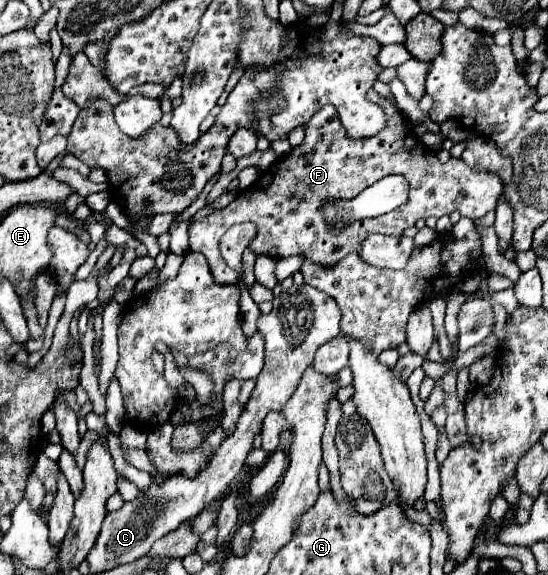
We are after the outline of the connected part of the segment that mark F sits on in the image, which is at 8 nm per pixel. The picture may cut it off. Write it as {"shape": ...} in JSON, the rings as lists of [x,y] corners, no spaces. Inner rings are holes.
{"shape":[[[373,90],[373,102],[377,102],[387,116],[387,124],[379,134],[359,140],[349,138],[335,106],[325,104],[305,124],[305,142],[299,148],[293,148],[285,160],[279,158],[279,162],[263,172],[253,188],[241,192],[227,208],[215,210],[189,226],[191,252],[205,254],[213,278],[219,284],[237,282],[237,272],[231,270],[223,258],[219,258],[217,244],[225,230],[239,222],[253,222],[257,226],[257,234],[251,246],[255,254],[265,254],[271,258],[287,258],[295,254],[331,266],[337,264],[339,258],[351,252],[359,252],[361,242],[369,234],[381,232],[401,236],[407,228],[415,226],[417,220],[425,220],[429,216],[441,218],[459,210],[461,216],[477,220],[495,210],[495,204],[503,192],[499,176],[489,172],[471,172],[471,168],[461,158],[449,158],[447,164],[441,164],[435,152],[425,152],[421,142],[413,136],[413,128],[409,132],[409,120],[391,100],[381,98]],[[389,174],[401,174],[409,182],[409,200],[401,208],[395,208],[393,212],[377,218],[357,220],[339,234],[327,234],[327,222],[323,220],[321,204],[327,200],[351,200],[355,194]]]}

